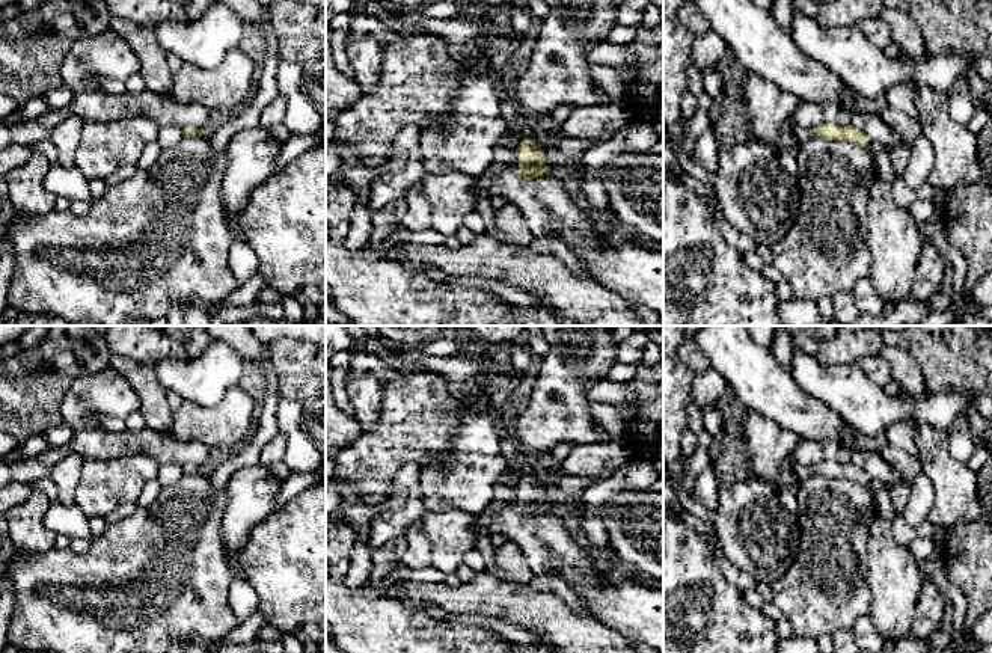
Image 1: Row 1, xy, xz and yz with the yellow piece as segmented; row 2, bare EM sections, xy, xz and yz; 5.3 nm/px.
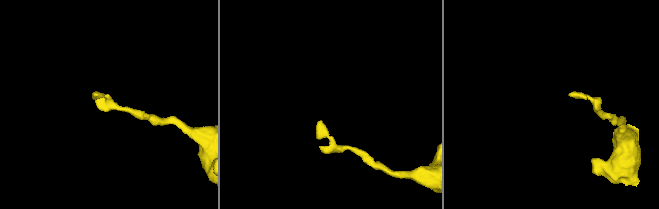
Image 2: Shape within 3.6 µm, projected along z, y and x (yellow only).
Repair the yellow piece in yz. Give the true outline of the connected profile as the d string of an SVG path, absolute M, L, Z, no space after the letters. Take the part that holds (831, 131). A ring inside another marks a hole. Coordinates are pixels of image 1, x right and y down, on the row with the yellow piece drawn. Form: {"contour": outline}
{"contour": "M823 122L813 128L813 136L826 140L844 140L858 146L867 148L870 139L867 133L853 125L838 125L832 122Z"}

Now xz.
{"contour": "M523 139L516 152L516 160L520 166L520 181L532 181L541 173L549 173L546 157L540 146L534 145L531 139Z"}

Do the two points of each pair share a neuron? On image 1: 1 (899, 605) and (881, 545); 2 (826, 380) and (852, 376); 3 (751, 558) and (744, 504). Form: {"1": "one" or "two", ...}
{"1": "one", "2": "one", "3": "one"}

